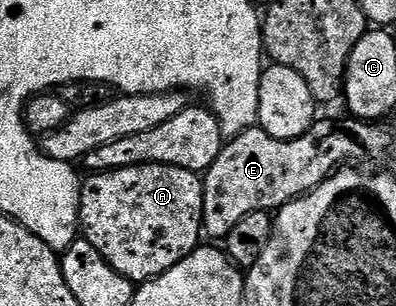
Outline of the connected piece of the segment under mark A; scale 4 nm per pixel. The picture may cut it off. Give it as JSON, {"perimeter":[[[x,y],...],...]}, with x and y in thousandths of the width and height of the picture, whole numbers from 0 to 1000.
{"perimeter":[[[354,536],[288,562],[237,562],[212,578],[205,608],[202,768],[268,856],[323,915],[364,922],[432,882],[472,830],[482,830],[513,784],[513,588],[482,556],[409,536]]]}

